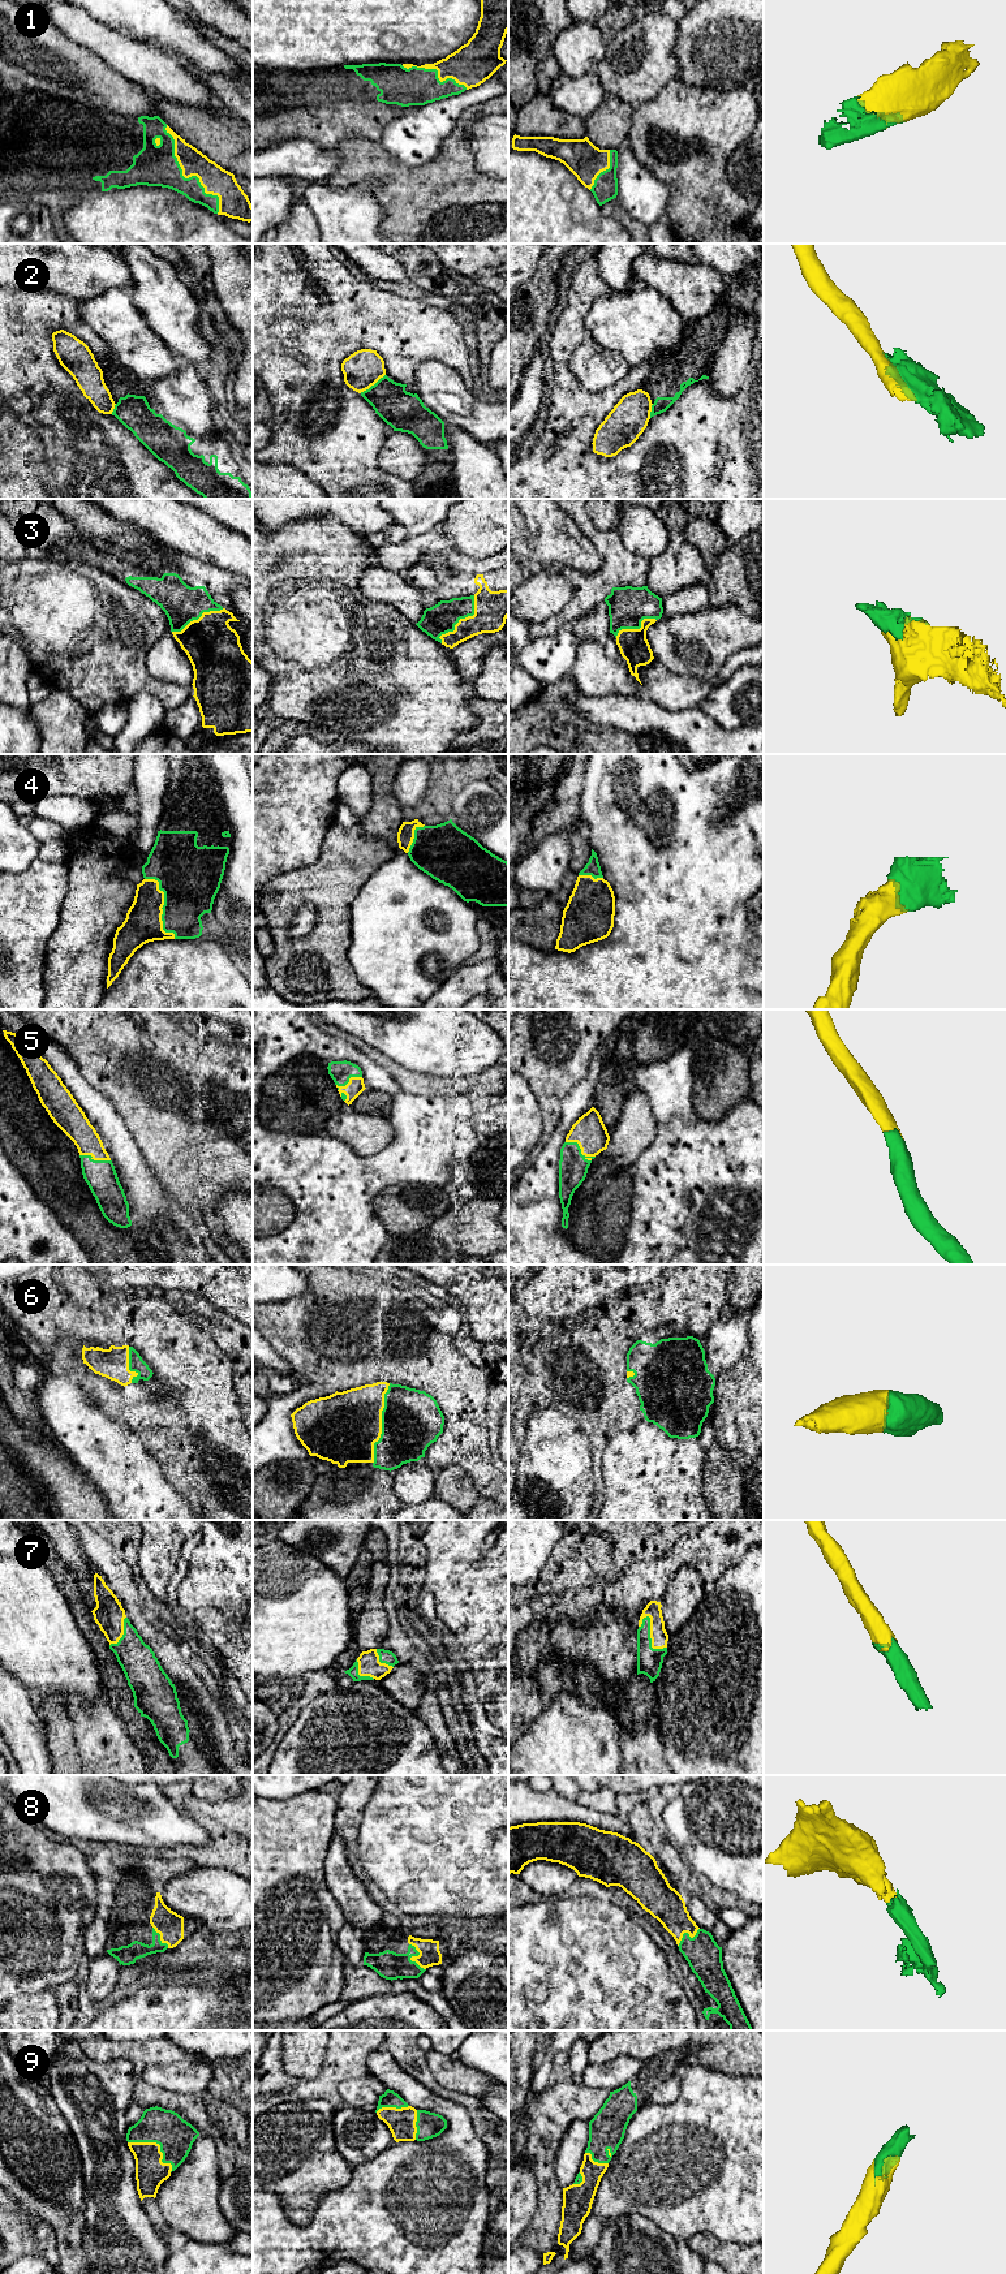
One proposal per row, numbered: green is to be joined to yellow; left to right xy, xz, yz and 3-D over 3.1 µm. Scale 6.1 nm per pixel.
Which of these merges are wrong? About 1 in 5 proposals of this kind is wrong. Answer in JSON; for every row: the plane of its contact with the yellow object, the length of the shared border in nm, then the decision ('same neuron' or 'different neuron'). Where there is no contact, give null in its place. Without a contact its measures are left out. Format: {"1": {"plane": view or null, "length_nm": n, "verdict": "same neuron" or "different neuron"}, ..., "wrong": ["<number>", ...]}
{"1": {"plane": "xy", "length_nm": 650, "verdict": "same neuron"}, "2": {"plane": "xz", "length_nm": 200, "verdict": "different neuron"}, "3": {"plane": "xz", "length_nm": 360, "verdict": "same neuron"}, "4": {"plane": "xy", "length_nm": 420, "verdict": "same neuron"}, "5": {"plane": "yz", "length_nm": 200, "verdict": "same neuron"}, "6": {"plane": "xz", "length_nm": 500, "verdict": "same neuron"}, "7": {"plane": "yz", "length_nm": 240, "verdict": "same neuron"}, "8": {"plane": "xz", "length_nm": 190, "verdict": "same neuron"}, "9": {"plane": "xy", "length_nm": 340, "verdict": "same neuron"}, "wrong": ["2"]}

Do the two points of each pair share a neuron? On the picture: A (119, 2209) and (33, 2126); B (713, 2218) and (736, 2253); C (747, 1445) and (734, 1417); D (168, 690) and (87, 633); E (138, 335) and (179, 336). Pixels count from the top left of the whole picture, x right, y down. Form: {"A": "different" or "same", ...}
{"A": "different", "B": "different", "C": "same", "D": "same", "E": "different"}

